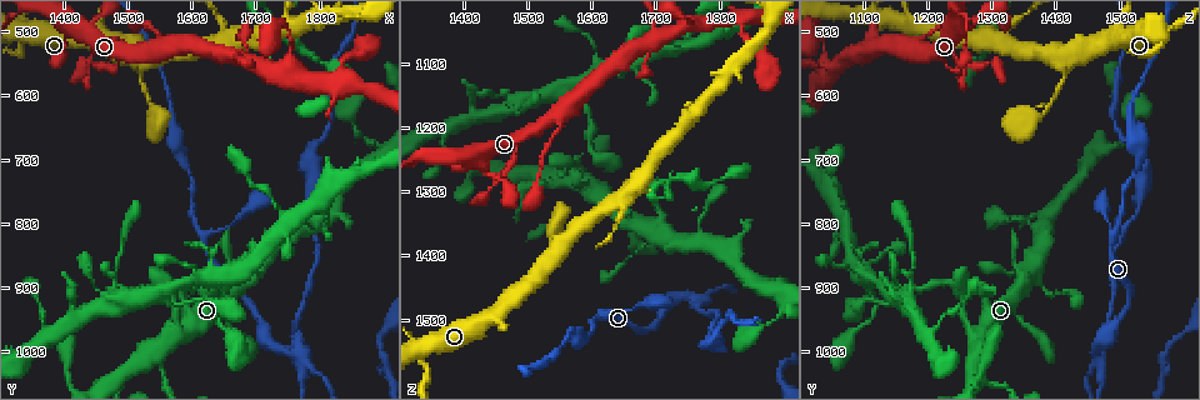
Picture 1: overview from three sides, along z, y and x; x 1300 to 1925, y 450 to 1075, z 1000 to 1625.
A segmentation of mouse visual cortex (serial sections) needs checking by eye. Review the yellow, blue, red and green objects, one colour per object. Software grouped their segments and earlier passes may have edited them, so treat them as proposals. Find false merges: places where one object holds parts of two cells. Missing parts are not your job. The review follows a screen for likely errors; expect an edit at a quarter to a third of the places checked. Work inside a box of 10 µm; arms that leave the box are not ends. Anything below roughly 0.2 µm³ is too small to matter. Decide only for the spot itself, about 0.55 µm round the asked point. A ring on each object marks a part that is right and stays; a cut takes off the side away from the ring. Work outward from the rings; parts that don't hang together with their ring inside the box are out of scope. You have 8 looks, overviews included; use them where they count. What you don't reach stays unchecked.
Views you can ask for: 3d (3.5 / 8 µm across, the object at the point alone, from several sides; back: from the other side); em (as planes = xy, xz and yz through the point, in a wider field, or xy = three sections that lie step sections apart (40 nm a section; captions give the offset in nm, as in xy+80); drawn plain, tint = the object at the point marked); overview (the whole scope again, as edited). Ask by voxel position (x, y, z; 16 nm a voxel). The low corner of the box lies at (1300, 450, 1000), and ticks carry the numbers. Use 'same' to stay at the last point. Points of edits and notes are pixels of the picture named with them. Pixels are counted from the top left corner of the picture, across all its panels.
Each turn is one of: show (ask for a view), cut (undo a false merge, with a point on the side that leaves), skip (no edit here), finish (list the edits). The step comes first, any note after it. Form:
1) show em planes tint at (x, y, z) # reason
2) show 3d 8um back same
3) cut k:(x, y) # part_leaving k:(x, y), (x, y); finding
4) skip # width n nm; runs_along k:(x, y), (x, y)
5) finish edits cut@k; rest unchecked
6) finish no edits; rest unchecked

show 3d 3.5um at (1760, 1000, 1465) # four-way junction

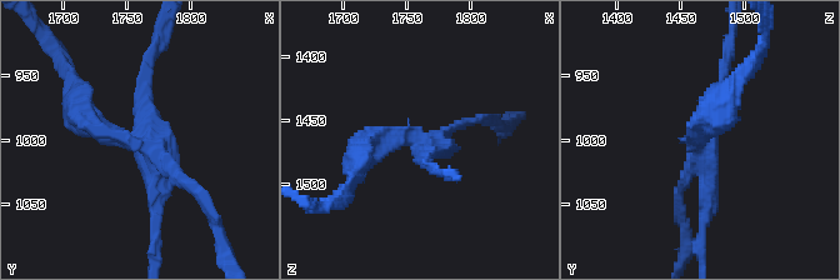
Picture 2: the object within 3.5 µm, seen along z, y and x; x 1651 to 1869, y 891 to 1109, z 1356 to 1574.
show em xy step 2 tint at (1764, 1006, 1470) # now the EM

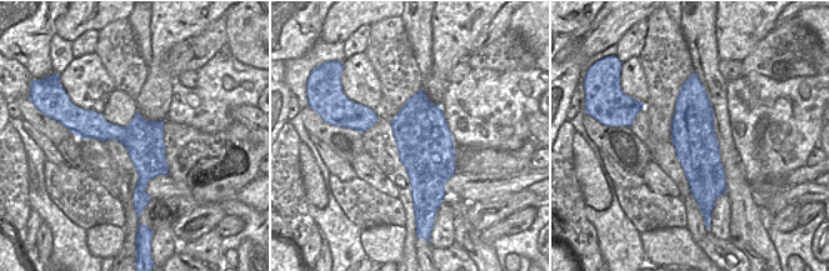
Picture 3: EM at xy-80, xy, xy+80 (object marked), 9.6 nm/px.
cut 2:(141, 78) # arms 4; arm_widths 150, 150, 200, 350 nm; part_leaving 2:(148, 136), (144, 64), (163, 33); a second cell is stuck on

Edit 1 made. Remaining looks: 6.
show overview

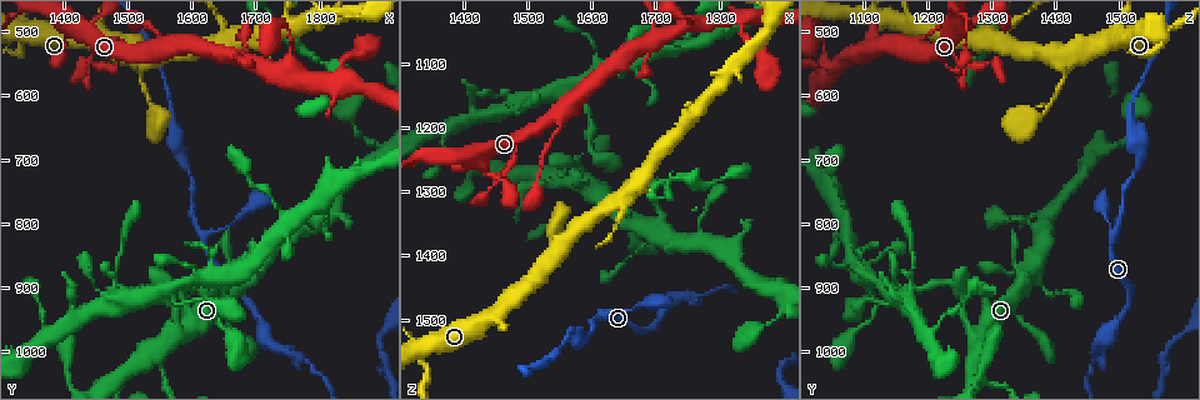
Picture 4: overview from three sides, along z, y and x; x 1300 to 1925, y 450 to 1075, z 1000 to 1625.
show 3d 3.5um back at (1755, 495, 1180)

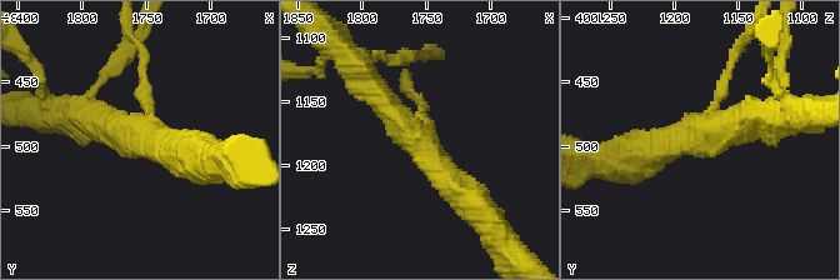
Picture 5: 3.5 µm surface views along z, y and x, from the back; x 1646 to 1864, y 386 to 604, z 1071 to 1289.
show em xy step 2 tint at (1754, 490, 1182)

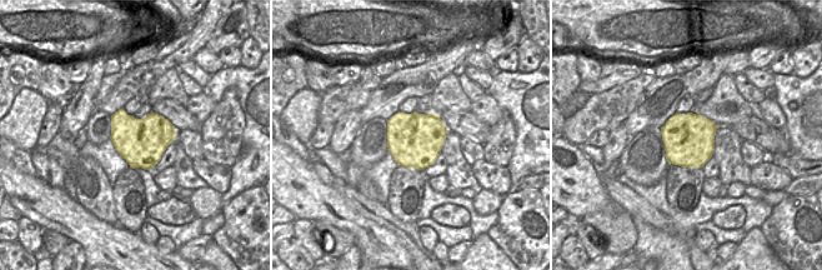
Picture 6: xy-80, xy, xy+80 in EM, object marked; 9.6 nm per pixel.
show em xy step 1 tint same

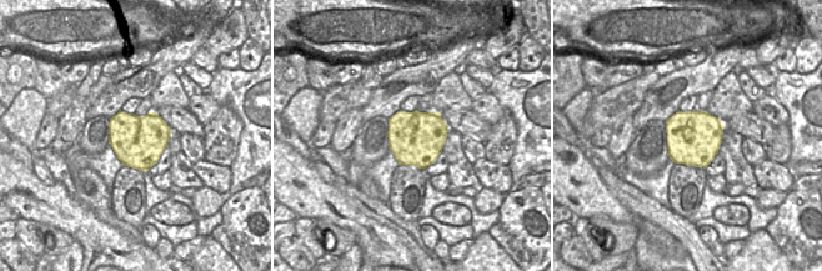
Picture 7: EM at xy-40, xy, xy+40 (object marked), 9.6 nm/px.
skip # runs_along 5:(470, 201), (366, 80); continuous, no second cell

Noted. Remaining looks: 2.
show 3d 3.5um at (1695, 555, 1045)

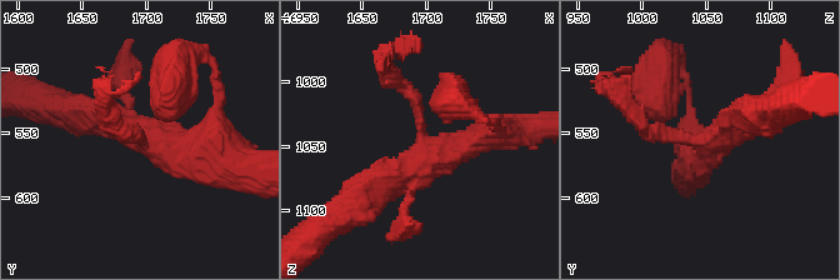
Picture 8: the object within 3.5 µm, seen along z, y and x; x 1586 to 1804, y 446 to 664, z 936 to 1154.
show em xy step 2 tint at (1698, 556, 1046) # arms 3; arm_widths 200, 350, 350 nm; now the EM

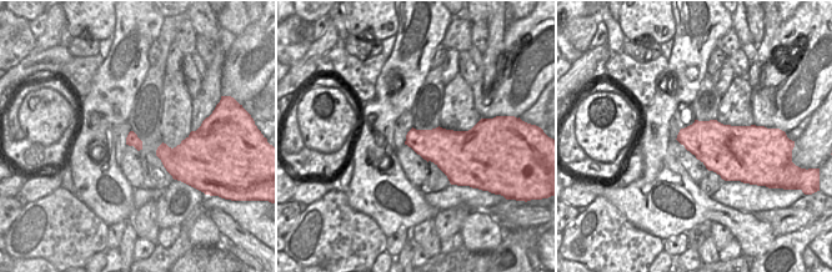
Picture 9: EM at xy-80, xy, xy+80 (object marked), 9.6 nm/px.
skip # runs_along 8:(743, 119), (685, 141), (644, 115); one cell here

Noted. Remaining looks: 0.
finish edits cut@2; rest unchecked

